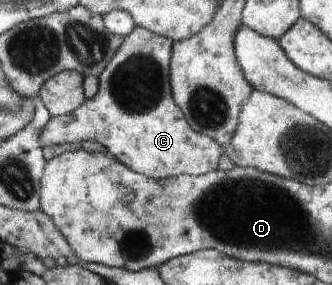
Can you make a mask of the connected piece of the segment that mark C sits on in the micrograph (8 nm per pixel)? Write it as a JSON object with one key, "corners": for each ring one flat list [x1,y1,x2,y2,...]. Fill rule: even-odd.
{"corners":[[136,26,134,32,126,36,124,44,118,48,111,64,108,64,99,77,98,95,92,100,87,99,72,114,53,117,40,132,40,148,71,142,79,144,85,141,95,141,108,148,111,155,134,172,155,180,181,175,201,176,215,172,218,168,218,160,222,158,222,154,225,154,223,146,220,146,212,138,195,132,173,98,171,58,174,44,166,36]]}

